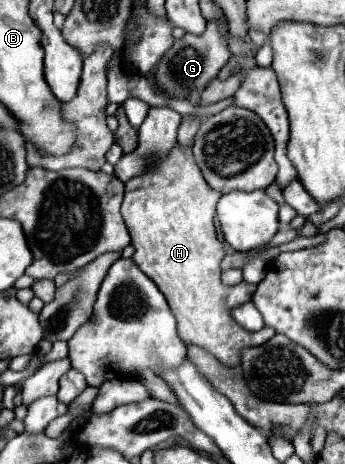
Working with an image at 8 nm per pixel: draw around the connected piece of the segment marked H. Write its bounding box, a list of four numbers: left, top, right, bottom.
[122,148,276,366]

